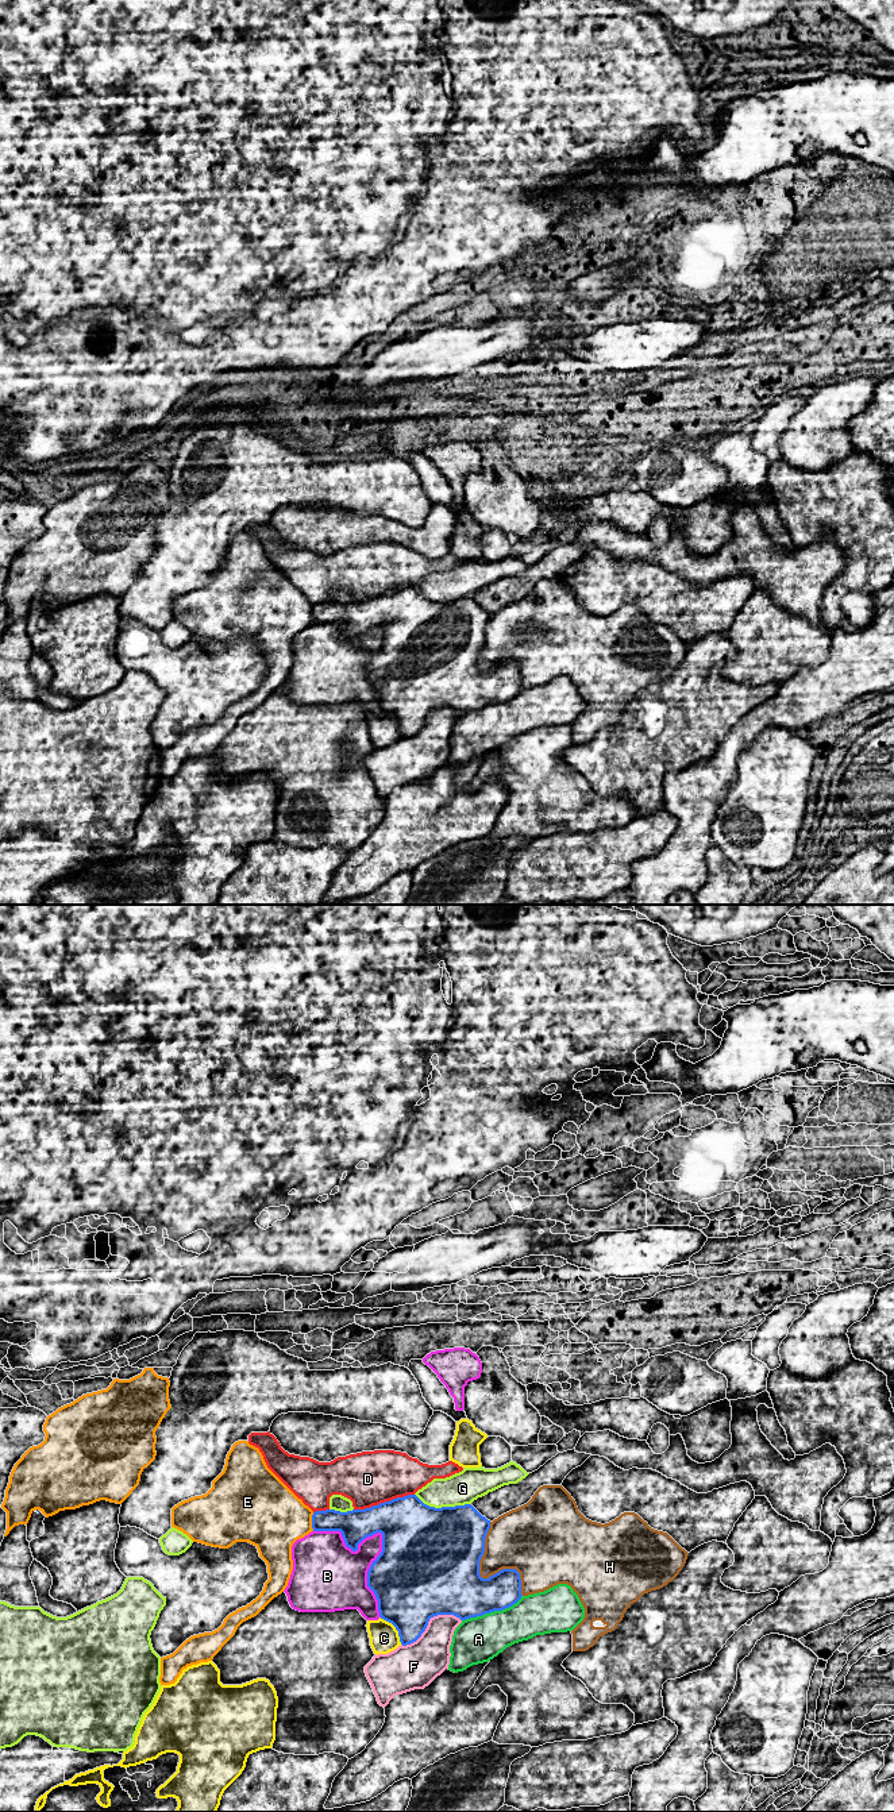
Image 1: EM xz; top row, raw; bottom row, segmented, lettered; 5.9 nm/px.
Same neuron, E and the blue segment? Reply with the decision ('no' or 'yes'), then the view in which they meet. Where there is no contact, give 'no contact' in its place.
no | xz

